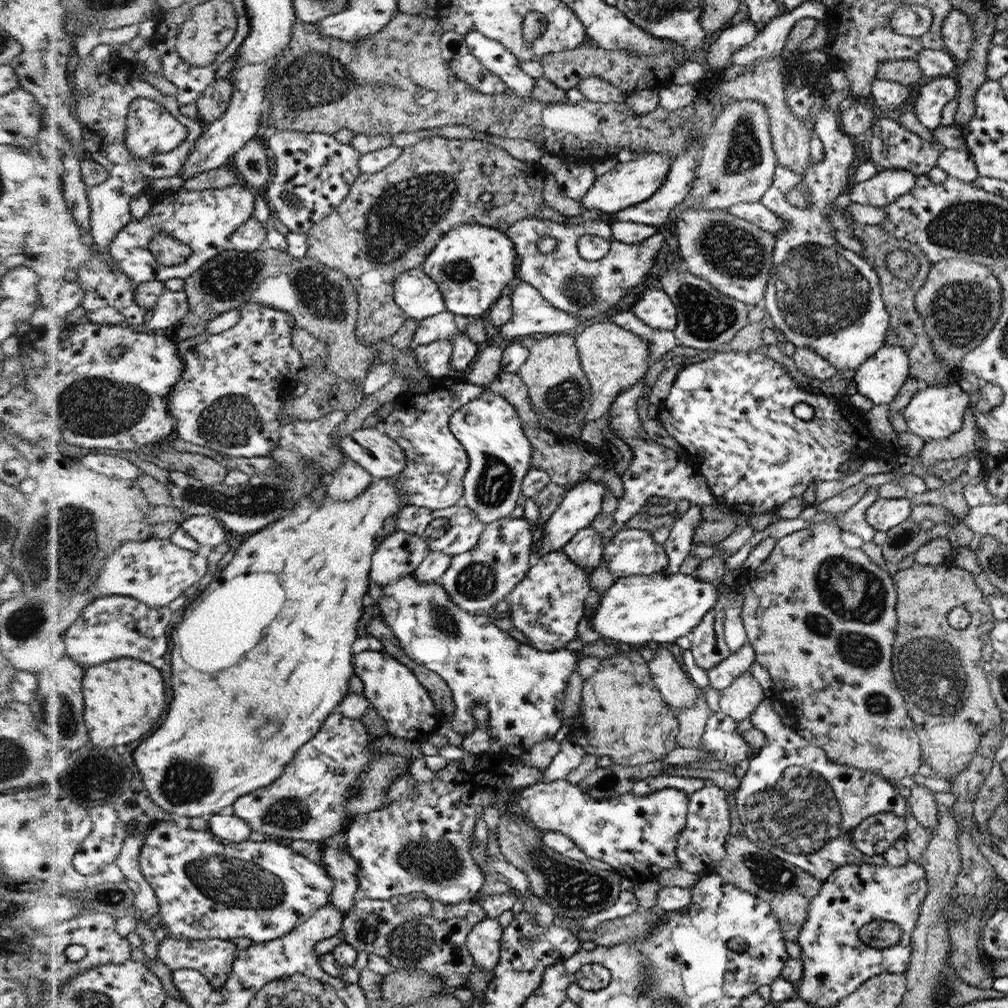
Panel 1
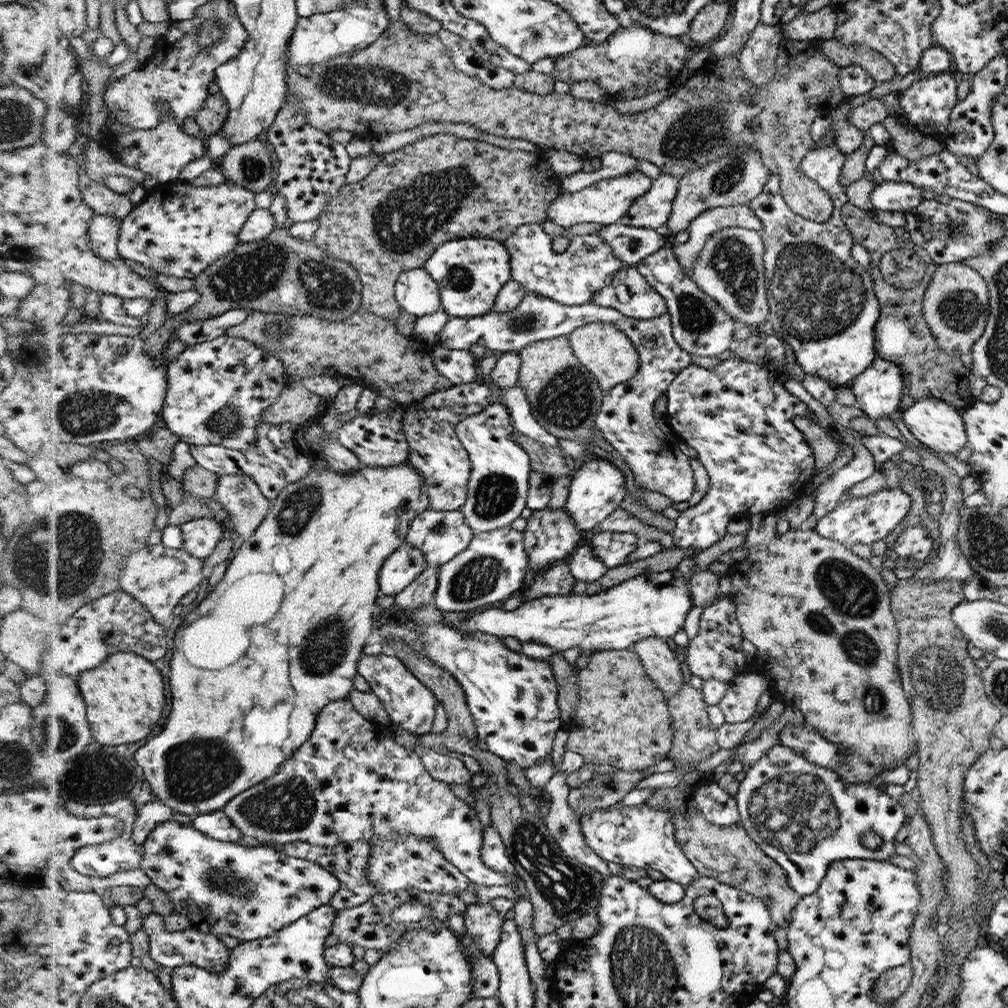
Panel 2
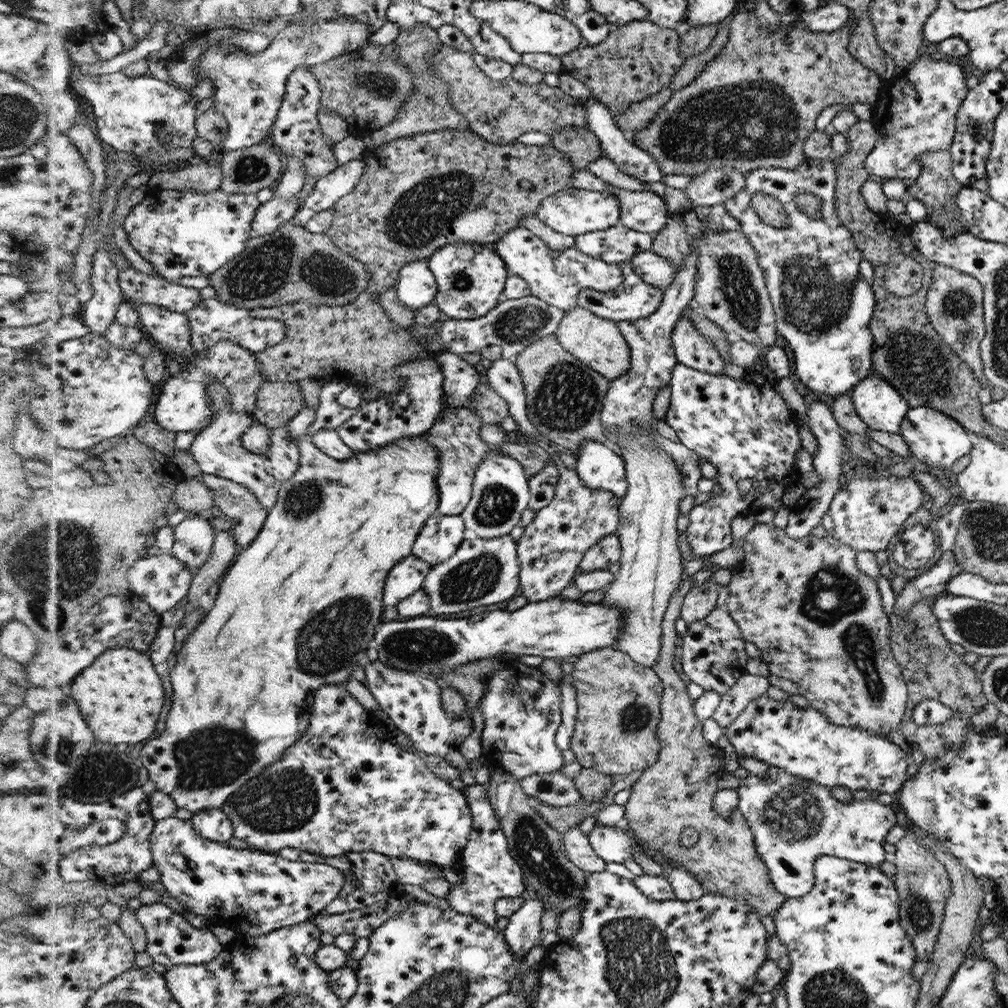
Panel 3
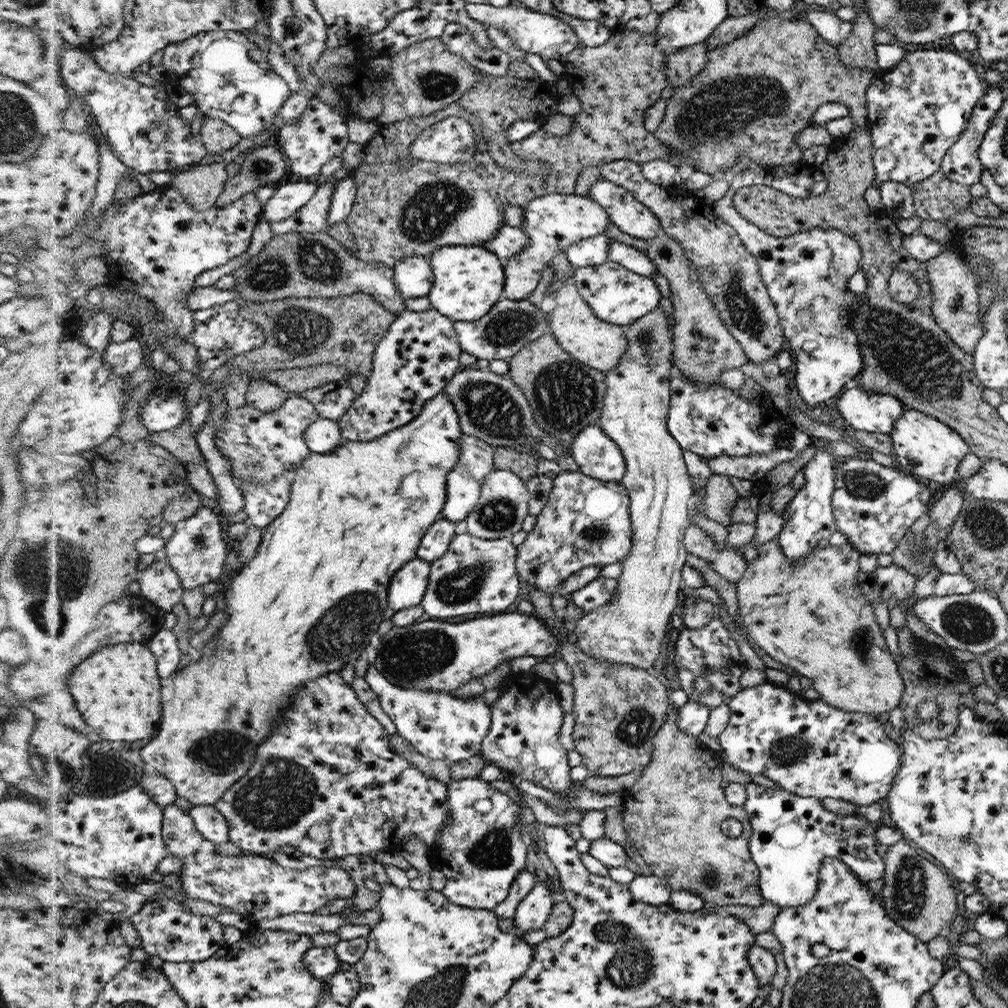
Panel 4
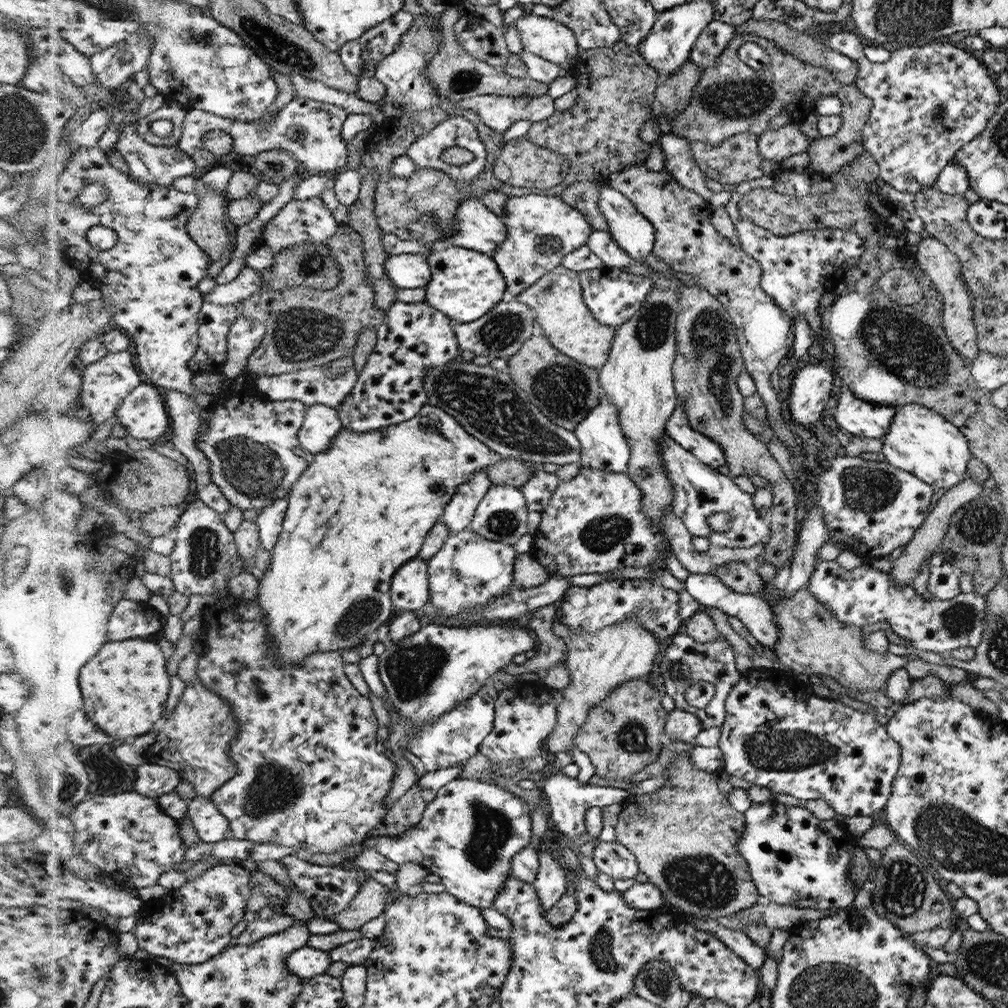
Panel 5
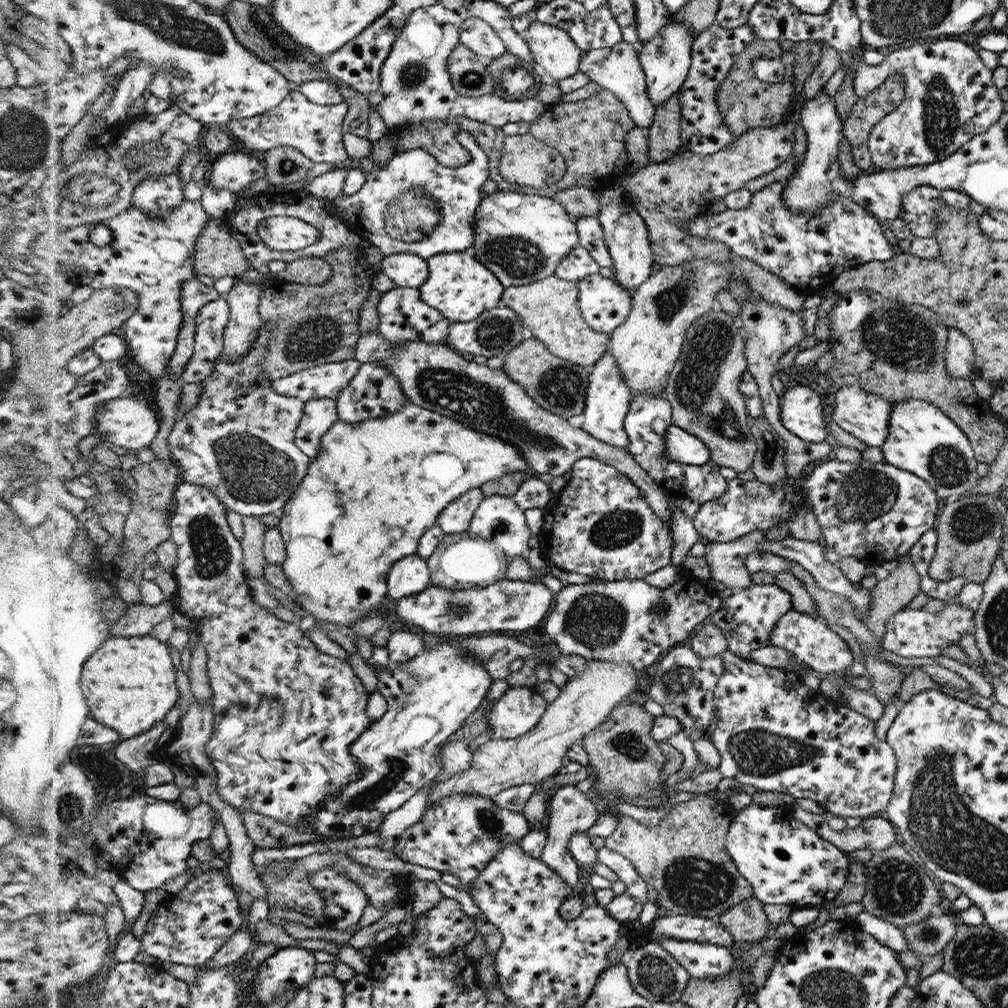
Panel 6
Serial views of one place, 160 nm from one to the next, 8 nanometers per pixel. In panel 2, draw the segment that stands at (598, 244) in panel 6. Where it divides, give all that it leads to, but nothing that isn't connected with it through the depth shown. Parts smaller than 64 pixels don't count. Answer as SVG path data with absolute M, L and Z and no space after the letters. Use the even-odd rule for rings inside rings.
M662 245L654 254L639 260L634 266L647 282L667 301L667 310L671 316L672 334L682 351L697 357L717 357L730 350L734 343L732 335L738 328L738 322L718 304L712 296L708 296L693 279L688 276L678 262L671 246Z

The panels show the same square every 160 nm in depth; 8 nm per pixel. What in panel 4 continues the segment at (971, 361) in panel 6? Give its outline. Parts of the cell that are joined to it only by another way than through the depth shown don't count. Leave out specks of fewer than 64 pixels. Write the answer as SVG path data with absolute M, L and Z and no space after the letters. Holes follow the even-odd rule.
M944 249L926 263L931 290L934 292L931 309L934 311L935 321L962 350L974 355L985 332L982 312L979 310L979 285L975 274L962 254L952 249Z

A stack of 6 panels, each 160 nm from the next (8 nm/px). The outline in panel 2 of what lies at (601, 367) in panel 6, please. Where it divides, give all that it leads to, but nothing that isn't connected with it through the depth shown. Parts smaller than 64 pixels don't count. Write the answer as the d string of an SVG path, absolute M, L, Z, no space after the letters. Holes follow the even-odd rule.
M604 457L598 459L589 458L581 462L580 468L571 477L568 499L565 504L567 513L582 531L591 534L594 528L616 508L620 508L622 500L626 498L626 480L620 469L612 461Z

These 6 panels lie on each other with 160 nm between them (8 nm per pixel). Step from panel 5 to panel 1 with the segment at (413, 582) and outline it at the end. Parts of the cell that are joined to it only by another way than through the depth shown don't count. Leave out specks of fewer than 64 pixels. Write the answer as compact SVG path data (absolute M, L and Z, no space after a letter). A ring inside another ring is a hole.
M397 529L373 553L370 579L382 587L413 574L430 553L419 535Z

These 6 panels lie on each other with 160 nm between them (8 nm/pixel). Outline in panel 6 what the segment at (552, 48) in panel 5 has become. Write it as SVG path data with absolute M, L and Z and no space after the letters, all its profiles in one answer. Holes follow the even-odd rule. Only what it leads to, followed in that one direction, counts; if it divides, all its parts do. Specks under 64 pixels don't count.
M534 21L522 32L529 46L533 61L537 68L545 77L553 82L564 80L565 78L575 76L581 71L581 61L587 56L585 50L580 50L580 47L575 45L571 39L571 35L566 30L562 30L558 26L550 26L540 21Z

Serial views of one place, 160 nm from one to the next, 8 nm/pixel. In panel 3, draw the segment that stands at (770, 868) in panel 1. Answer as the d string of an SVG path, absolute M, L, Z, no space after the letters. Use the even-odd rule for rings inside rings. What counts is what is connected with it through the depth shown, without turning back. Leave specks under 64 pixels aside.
M692 575L688 580L681 583L677 588L675 598L667 609L667 614L663 621L662 652L659 654L658 664L653 666L655 673L663 681L662 698L662 720L658 726L658 739L662 748L659 758L654 764L643 770L640 778L631 786L631 795L624 805L625 817L628 819L628 829L636 832L636 839L640 845L644 845L646 855L656 863L670 861L672 867L680 867L690 872L690 875L703 886L703 890L708 893L719 893L730 899L754 903L760 908L762 915L774 916L788 897L776 891L772 883L771 872L764 863L758 848L755 846L754 832L743 812L736 807L731 812L731 820L728 821L720 813L717 813L716 806L713 805L713 798L718 790L718 780L726 773L722 767L722 760L727 755L720 747L710 744L702 734L704 724L697 719L694 714L694 699L687 693L686 682L680 679L680 674L676 672L672 661L674 660L674 650L676 650L676 638L679 637L675 630L674 623L681 617L681 607L685 594L692 588ZM686 828L694 828L698 832L698 842L693 846L682 846L680 838Z

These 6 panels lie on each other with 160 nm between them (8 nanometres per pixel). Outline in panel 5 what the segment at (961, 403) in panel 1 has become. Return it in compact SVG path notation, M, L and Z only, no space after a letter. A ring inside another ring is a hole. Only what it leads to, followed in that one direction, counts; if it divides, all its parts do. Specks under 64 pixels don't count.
M916 403L896 407L895 420L883 439L885 461L892 466L915 474L923 482L948 491L960 485L967 474L970 461L970 443L963 432L936 411Z

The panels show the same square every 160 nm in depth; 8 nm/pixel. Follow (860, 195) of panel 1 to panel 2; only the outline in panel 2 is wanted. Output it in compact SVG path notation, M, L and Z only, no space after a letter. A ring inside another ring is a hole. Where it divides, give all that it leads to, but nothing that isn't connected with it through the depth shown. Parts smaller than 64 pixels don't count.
M879 180L872 191L871 202L876 209L907 212L924 202L923 191L911 182Z

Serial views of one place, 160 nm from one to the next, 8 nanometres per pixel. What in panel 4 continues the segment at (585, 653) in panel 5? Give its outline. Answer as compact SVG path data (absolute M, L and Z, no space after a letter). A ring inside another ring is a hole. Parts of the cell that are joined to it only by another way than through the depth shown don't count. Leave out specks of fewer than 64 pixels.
M659 305L652 312L624 327L628 341L627 352L620 358L618 368L606 374L606 404L603 405L602 417L598 423L604 434L619 444L624 458L627 458L627 474L622 477L620 484L627 490L628 498L631 500L633 550L621 562L623 571L617 579L619 586L613 598L604 606L584 614L571 627L572 633L578 637L575 644L592 658L615 664L627 664L648 671L660 654L666 636L666 626L670 622L668 618L673 616L672 610L678 606L678 590L682 584L680 570L686 558L682 538L684 530L690 525L688 500L695 491L682 456L683 447L667 427L668 410L671 409L671 381L676 373L670 362L674 357L674 347L671 343L668 315L662 309L662 305Z

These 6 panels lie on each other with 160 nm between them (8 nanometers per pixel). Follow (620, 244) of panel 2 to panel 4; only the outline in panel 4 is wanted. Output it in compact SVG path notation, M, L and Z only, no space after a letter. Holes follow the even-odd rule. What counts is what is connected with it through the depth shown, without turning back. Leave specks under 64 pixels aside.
M605 234L579 240L565 249L566 258L575 269L604 264L608 260L609 244L613 238Z

